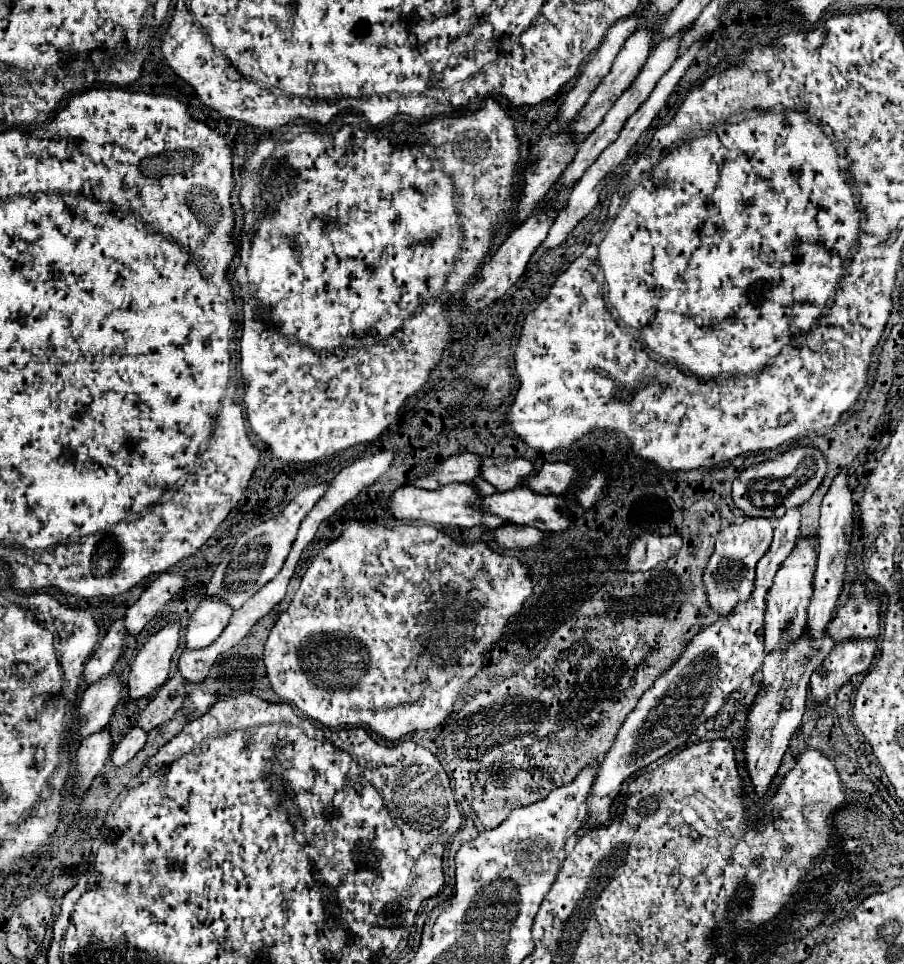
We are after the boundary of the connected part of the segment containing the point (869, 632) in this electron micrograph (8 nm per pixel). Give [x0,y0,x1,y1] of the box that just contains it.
[826,581,880,645]

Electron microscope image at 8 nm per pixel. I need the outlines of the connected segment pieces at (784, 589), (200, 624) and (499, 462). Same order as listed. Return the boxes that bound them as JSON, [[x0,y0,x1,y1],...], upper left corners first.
[[764,539,818,653],[186,599,232,649],[480,457,534,491]]

